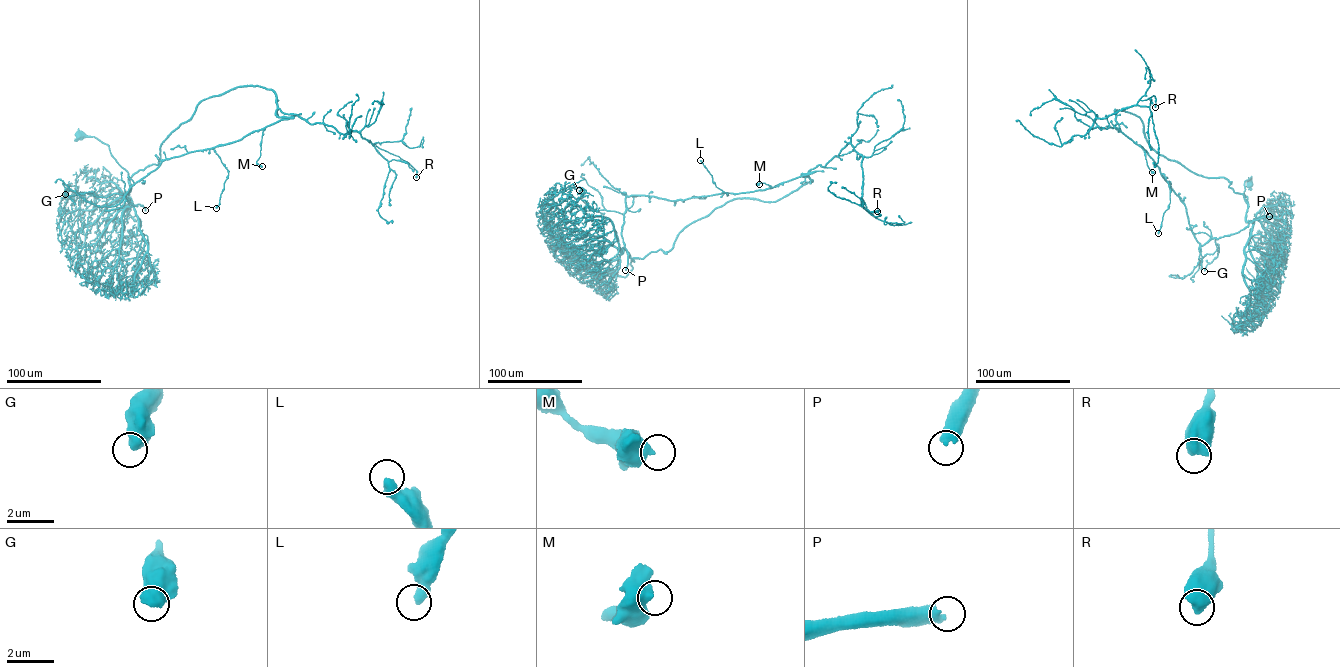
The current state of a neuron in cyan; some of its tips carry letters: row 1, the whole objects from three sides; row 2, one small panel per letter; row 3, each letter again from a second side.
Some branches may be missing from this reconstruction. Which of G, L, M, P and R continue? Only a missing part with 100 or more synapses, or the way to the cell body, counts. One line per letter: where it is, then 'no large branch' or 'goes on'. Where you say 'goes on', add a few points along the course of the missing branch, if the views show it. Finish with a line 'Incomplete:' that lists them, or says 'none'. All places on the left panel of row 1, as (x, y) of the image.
G: place (65, 194); no large branch
L: place (216, 208); no large branch
M: place (262, 166); no large branch
P: place (145, 210); goes on; course (145, 210), (143, 221), (159, 259), (149, 285), (151, 289)
R: place (416, 177); no large branch
Incomplete: P

